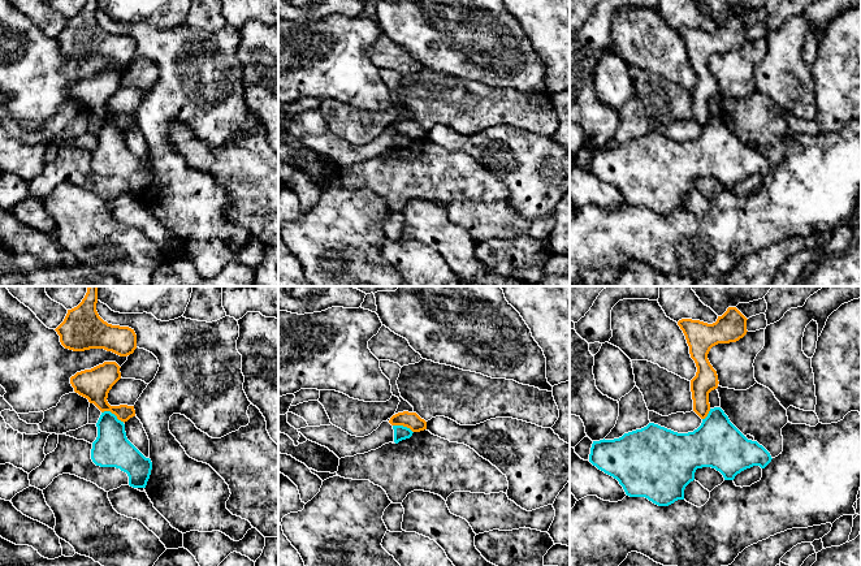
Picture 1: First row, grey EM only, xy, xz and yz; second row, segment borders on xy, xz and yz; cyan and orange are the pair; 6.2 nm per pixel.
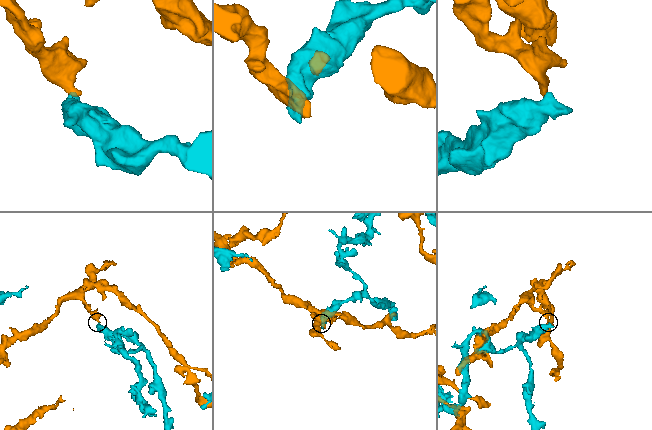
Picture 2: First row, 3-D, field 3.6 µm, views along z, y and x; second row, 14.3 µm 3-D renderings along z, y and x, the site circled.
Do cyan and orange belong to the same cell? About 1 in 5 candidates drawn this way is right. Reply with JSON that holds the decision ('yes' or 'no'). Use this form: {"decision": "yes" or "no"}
{"decision": "no"}

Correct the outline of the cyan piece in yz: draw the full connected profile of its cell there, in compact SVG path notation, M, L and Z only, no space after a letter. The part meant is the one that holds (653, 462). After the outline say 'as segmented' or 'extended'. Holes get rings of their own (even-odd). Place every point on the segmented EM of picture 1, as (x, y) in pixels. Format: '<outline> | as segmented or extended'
M721 407L710 409L701 425L693 432L678 433L654 423L641 429L624 433L619 438L593 441L589 462L598 470L613 476L629 497L645 497L658 506L669 506L678 500L684 500L685 487L695 480L697 468L711 467L719 471L724 480L734 480L737 474L760 466L765 468L771 462L770 453L757 441L748 440L728 419Z | as segmented

